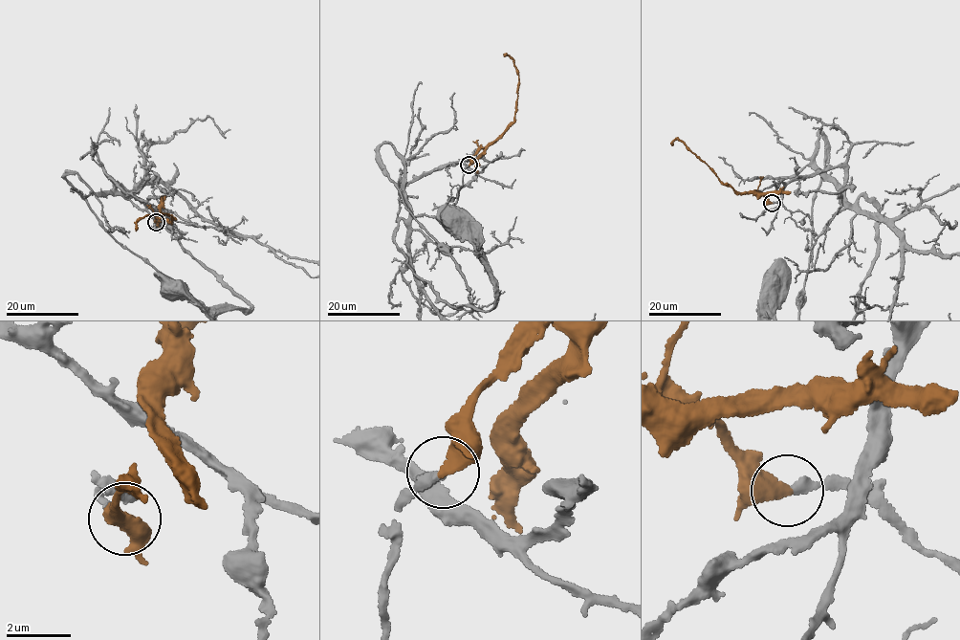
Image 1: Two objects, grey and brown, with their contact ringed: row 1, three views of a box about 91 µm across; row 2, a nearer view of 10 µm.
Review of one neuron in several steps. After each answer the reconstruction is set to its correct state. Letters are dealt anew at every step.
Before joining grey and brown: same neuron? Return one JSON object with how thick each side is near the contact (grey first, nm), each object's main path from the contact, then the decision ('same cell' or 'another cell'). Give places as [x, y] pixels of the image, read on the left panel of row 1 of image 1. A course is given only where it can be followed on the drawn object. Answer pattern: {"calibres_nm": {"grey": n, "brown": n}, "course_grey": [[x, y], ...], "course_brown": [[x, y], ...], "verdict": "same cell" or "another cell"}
{"calibres_nm": {"grey": 260, "brown": 360}, "course_grey": [[155, 222], [159, 211], [152, 229], [163, 223], [119, 184], [253, 307], [217, 309], [171, 289]], "course_brown": [[156, 222], [159, 218], [166, 222], [174, 218], [165, 213], [147, 214], [137, 223], [136, 231]], "verdict": "same cell"}

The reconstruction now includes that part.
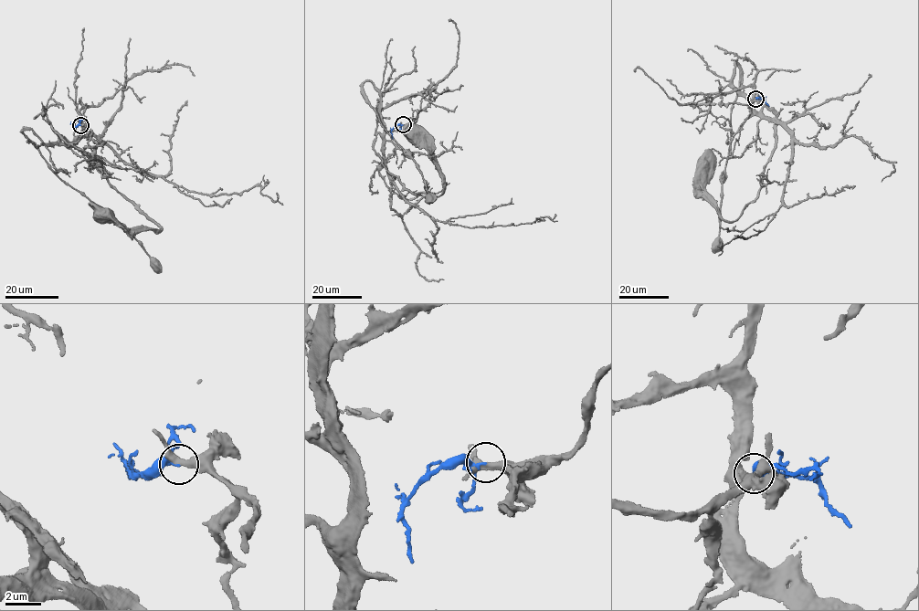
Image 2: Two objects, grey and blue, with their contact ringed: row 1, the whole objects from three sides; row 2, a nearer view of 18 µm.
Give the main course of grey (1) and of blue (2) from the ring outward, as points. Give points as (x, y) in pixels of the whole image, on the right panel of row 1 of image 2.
1: (755, 99), (739, 131), (765, 106), (776, 141), (758, 194), (735, 220), (722, 219), (709, 198), (704, 164)
2: (755, 99), (765, 100), (769, 106)

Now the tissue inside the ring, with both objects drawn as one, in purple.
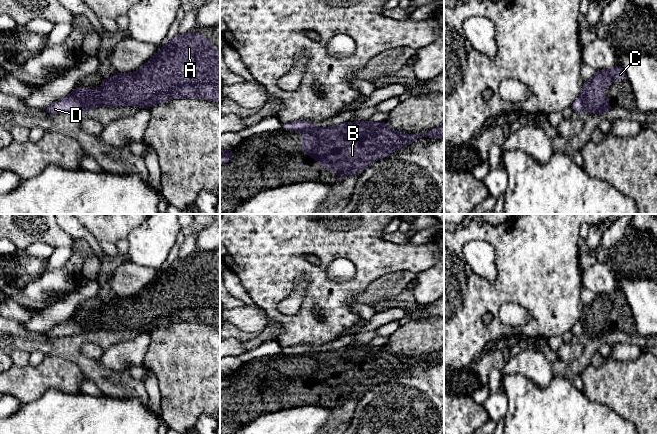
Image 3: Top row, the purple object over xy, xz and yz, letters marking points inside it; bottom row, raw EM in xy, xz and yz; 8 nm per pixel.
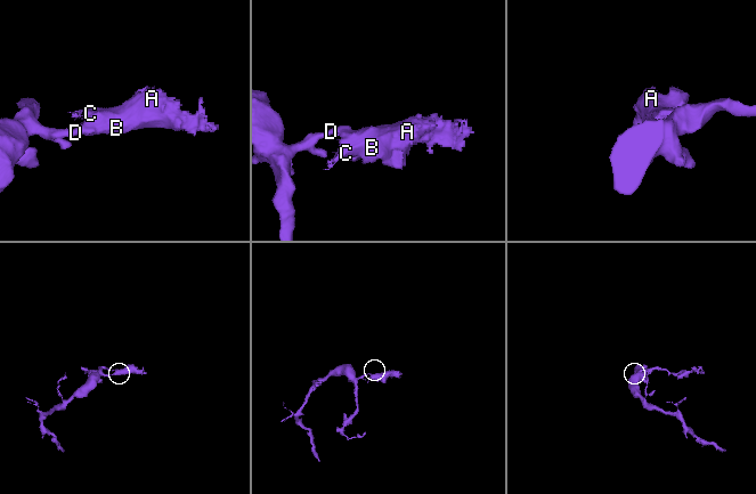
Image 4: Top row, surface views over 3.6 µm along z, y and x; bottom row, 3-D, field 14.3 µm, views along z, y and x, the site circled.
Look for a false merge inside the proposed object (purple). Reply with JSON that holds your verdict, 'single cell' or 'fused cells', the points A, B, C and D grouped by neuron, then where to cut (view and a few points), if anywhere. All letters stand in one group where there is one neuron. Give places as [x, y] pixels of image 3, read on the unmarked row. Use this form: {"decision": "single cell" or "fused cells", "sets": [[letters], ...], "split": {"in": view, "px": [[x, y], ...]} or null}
{"decision": "fused cells", "sets": [["A", "B", "C"], ["D"]], "split": {"in": "xy", "px": [[71, 318], [87, 334]]}}

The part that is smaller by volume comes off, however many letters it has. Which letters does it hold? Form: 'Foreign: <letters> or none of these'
Foreign: A, B, C

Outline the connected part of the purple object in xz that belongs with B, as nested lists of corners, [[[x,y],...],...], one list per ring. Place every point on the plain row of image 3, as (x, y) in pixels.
[[[370,344],[326,352],[312,350],[299,356],[302,357],[302,377],[335,395],[340,405],[348,398],[356,401],[370,388],[404,373],[413,364],[444,362],[444,348],[419,359],[394,355],[386,345],[373,347]]]

